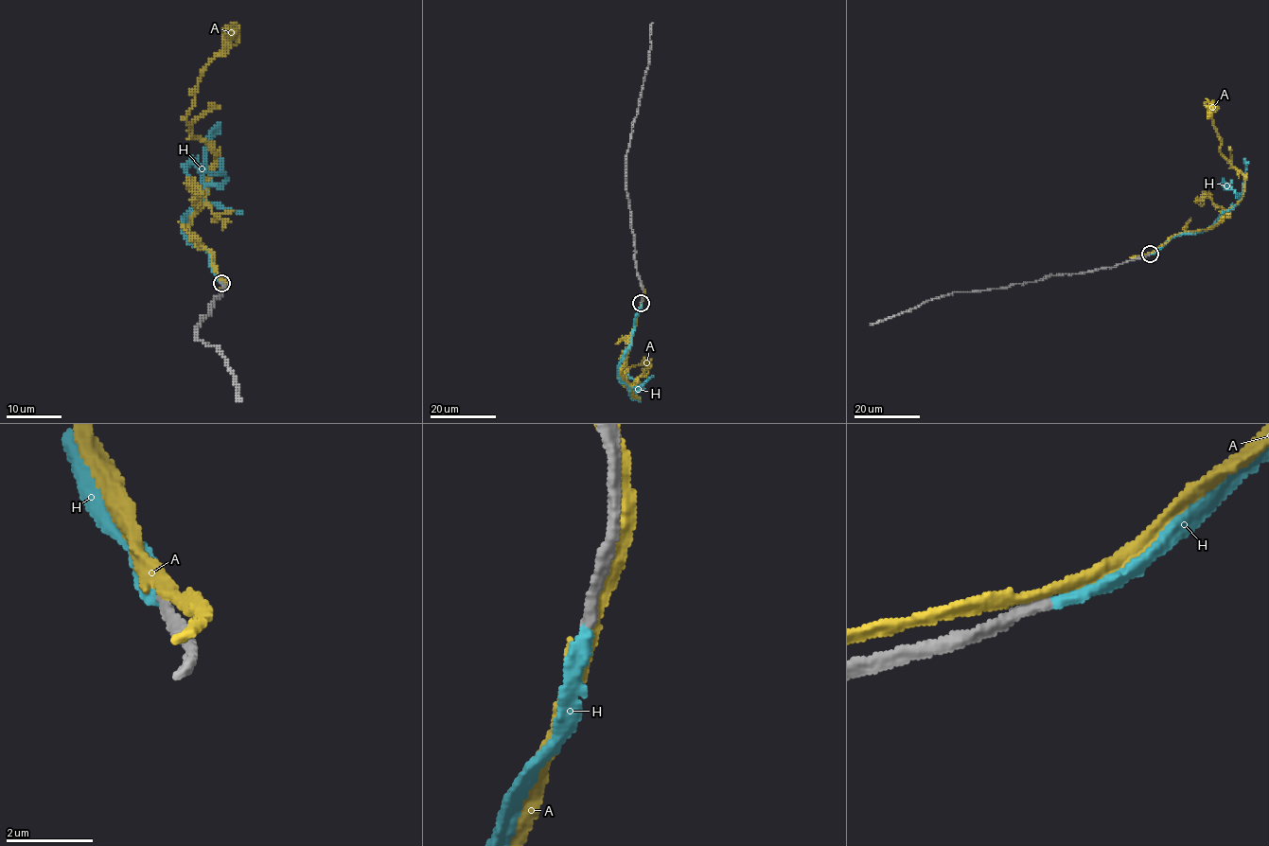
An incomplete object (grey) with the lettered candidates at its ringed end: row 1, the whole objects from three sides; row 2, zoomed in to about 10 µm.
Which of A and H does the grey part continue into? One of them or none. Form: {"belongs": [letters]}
{"belongs": ["H"]}

